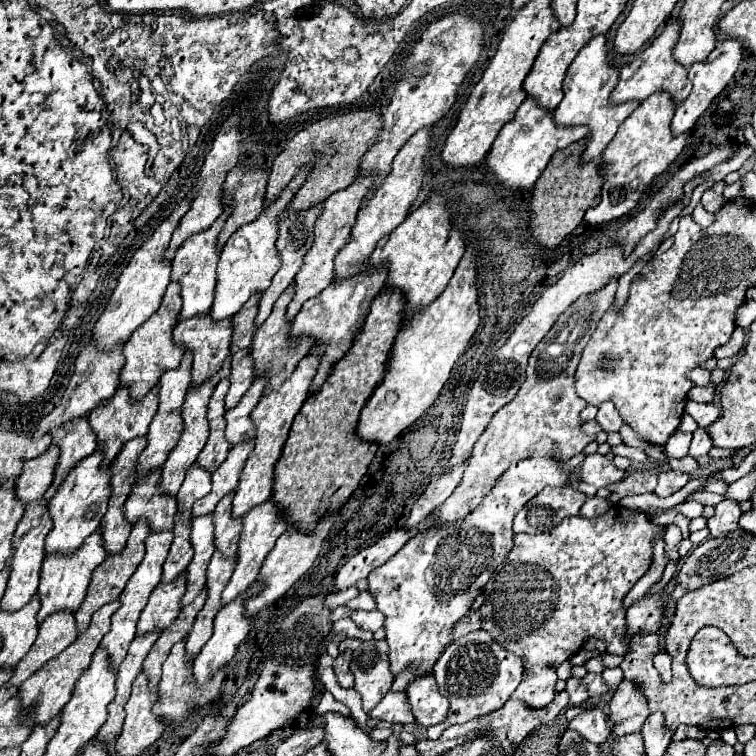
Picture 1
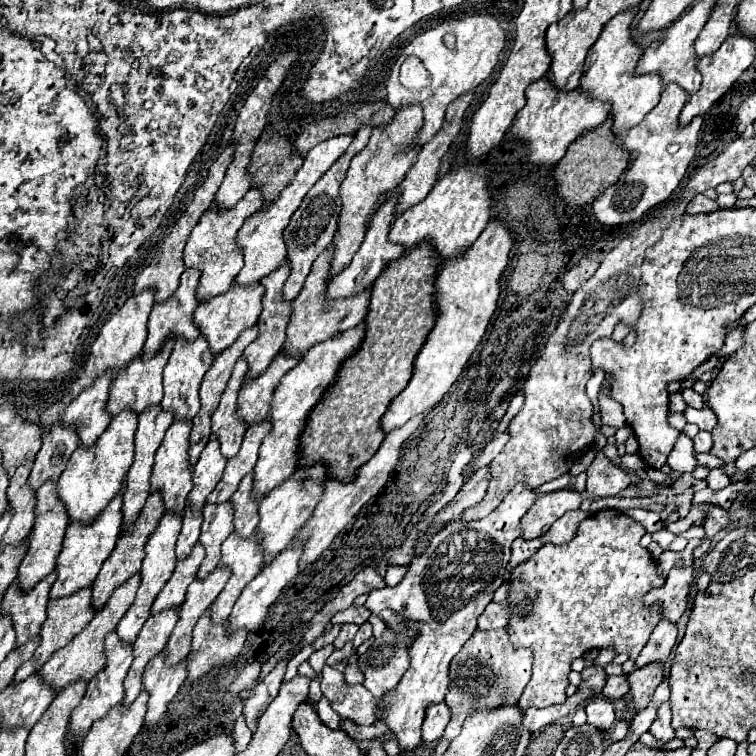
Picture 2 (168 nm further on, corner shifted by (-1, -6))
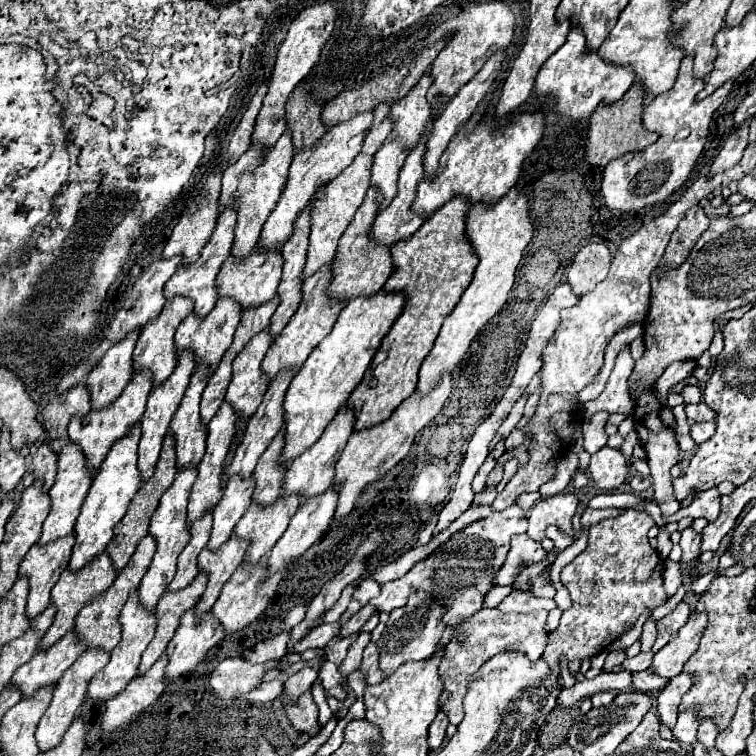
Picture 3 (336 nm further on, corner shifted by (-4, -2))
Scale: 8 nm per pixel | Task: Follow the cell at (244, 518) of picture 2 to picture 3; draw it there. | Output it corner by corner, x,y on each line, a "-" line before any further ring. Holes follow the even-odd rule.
275,435
271,445
261,455
257,467
255,467
255,493
253,499
259,505
271,505
275,503
275,495
279,495
279,483
283,483
283,471
287,467
279,467
279,451
283,451
283,435

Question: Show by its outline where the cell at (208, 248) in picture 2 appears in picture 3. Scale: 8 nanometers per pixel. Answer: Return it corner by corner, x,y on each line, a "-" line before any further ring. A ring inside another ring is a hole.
285,131
279,141
273,147
263,147
251,143
251,147
241,155
241,159
227,167
223,173
223,191
219,197
219,211
233,205
239,211
239,221
235,229
235,243
231,253
235,257
247,257
249,251
259,241
259,231
263,227
263,219
271,213
271,207
279,201
279,195
283,191
283,183
287,183
287,171
293,159
293,143
291,143
291,131
-
267,149
267,151
263,151

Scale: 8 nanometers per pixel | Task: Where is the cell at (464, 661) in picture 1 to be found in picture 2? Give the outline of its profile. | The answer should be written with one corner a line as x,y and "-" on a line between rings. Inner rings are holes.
506,629
474,631
474,635
456,655
456,659
452,659
450,687
444,699
452,711
452,719
440,741
450,743
460,733
464,719
472,711
490,711
502,705
518,703
522,689
530,681
530,671
532,671
532,651
512,647

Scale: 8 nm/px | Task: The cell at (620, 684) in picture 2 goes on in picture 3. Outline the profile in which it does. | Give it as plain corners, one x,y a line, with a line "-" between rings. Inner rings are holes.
651,669
633,673
633,689
637,689
637,691
659,691
667,685
667,681
669,679
655,675
655,671
651,671

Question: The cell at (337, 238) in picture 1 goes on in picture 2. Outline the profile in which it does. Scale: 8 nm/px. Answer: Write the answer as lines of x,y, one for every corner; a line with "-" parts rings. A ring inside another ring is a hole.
420,105
404,107
388,123
388,127
374,129
364,151
360,151
352,159
348,175
340,185
342,211
340,211
338,229
336,229
336,235
334,235
334,241
332,241
334,253
332,253
332,261
330,261
328,281
334,275
338,275
352,261
356,251
360,249
362,239
366,235
366,219
372,213
372,209
376,209
376,203
382,199
384,191
390,191
392,187
396,187
400,183
400,179
404,179
404,175
412,167
412,163
416,161
416,153
418,153
420,147
414,147
412,141
414,141
420,127
422,127

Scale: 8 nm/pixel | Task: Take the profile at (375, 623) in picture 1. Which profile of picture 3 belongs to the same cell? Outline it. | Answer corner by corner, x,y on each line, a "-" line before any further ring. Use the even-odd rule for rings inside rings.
361,631
359,637
351,643
351,647
349,647
349,651
347,651
347,657
345,657
343,663
339,665
339,673
341,673
343,677
347,677
349,673
353,673
353,671
361,665
361,655
363,655
363,649
367,647
369,641
371,641
371,633

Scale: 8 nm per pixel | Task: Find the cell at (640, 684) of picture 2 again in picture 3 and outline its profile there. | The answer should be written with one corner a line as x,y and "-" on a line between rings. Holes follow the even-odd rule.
693,611
689,621
679,629
677,637
671,643
667,643
661,651
655,653
651,669
655,669
657,675
667,679
679,675
687,659
697,651
705,627
707,627
707,613

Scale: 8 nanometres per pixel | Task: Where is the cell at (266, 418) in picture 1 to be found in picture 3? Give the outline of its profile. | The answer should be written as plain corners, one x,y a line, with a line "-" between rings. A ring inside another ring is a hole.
379,291
377,295
351,299
341,313
333,327
333,331
311,351
299,373
289,385
285,395
285,449
281,459
293,461
303,451
307,451
325,431
329,421
337,415
339,407
349,399
351,391
363,379
375,349
401,315
405,307
403,293
387,293

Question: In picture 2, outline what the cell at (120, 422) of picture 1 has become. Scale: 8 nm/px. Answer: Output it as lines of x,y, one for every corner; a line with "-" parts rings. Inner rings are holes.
166,343
160,351
160,355
156,355
154,359
148,359
148,361
142,361
142,359
134,359
124,371
120,371
116,375
116,379
112,381
112,387
110,387
110,397
108,397
108,403
106,403
106,411
114,417
118,415
120,411
134,411
136,415
144,413
150,405
160,405
160,399
162,399
162,371
168,363
168,355
172,351
174,343

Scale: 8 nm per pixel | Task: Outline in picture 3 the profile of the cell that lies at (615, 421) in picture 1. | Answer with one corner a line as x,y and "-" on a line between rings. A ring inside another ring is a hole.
629,347
621,349
603,393
597,399
587,401
583,405
581,413
585,419
595,415
597,411
609,411
609,413
631,413
633,411
629,383
627,383
631,371
633,371
633,365
635,365
635,361
631,359

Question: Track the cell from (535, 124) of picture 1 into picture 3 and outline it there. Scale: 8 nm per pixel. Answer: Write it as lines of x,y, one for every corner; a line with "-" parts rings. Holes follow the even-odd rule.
571,27
563,47
553,53
541,67
535,81
535,91
539,95
555,95
555,111
559,117
583,119
589,117
599,103
609,105
613,101
619,101
633,81
635,71
631,71
631,67
615,67
613,63
603,61
597,51
587,49
583,31
579,27

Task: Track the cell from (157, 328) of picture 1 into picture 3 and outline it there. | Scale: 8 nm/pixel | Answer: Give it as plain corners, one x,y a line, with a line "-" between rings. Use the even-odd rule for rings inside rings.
227,207
227,211
221,213
221,217
217,221
217,229
215,229
211,241
203,247
201,257
195,263
191,263
191,265
183,265
181,263
177,267
177,271
173,273
173,277
167,281
167,285
165,285
165,297
167,299
173,299
177,295
193,299
195,301
195,313
199,317
205,317
213,309
213,305
217,301
215,299
215,275
219,275
221,263
225,261
225,257
231,251
231,243
233,243
233,237
235,237
235,219
237,219
235,207

